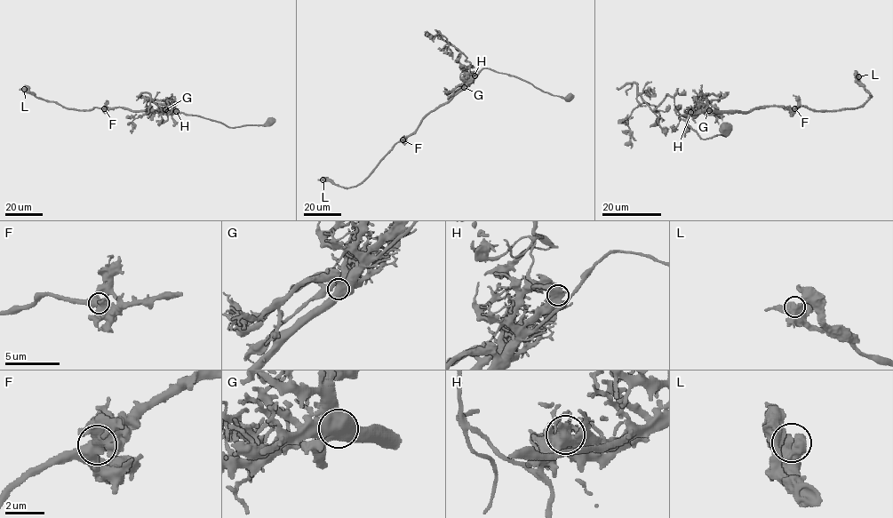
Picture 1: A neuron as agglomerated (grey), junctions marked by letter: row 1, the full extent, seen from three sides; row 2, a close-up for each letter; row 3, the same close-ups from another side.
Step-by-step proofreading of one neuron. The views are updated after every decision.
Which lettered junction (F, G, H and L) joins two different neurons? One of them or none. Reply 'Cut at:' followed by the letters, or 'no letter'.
Cut at: H

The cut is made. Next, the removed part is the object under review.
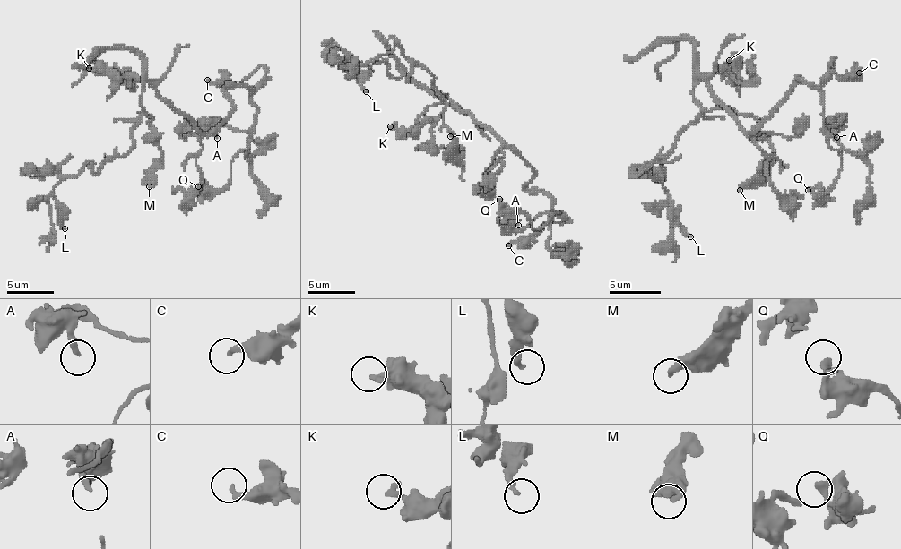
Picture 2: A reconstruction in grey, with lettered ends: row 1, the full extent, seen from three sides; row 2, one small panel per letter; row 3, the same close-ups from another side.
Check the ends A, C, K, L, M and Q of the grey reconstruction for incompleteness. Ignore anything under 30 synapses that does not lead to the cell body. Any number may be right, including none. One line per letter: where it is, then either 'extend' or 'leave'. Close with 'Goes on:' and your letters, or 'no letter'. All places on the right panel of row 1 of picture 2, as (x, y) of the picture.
A: place (836, 137); leave
C: place (859, 72); leave
K: place (729, 60); leave
L: place (690, 236); leave
M: place (740, 190); leave
Q: place (808, 190); leave
Goes on: no letter

